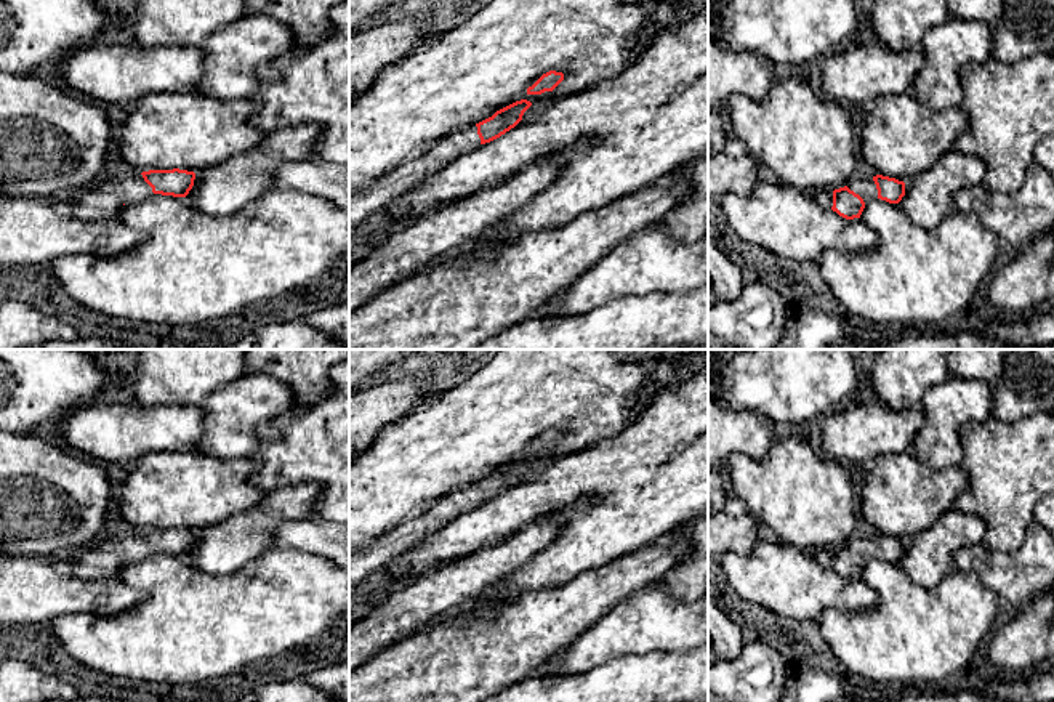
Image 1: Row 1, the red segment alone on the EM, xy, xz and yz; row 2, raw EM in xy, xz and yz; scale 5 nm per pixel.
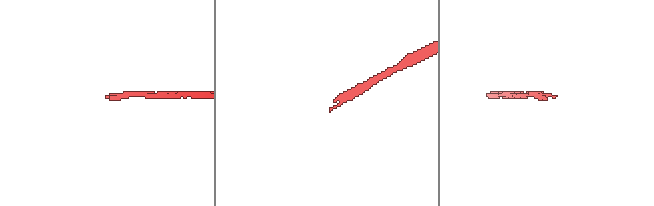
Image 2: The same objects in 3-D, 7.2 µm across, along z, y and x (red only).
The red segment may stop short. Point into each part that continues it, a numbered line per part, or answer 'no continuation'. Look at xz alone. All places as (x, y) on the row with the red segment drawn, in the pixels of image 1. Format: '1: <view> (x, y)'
1: xz (407, 177)

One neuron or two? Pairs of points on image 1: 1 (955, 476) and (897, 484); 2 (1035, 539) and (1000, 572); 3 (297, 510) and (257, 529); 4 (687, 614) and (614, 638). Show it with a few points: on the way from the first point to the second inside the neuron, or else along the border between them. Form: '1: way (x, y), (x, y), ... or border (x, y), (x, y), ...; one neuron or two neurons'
1: way (941, 484), (912, 484); one neuron
2: way (1032, 548), (1009, 571); one neuron
3: way (287, 510), (276, 510), (266, 520); one neuron
4: way (670, 622), (643, 622), (631, 627); one neuron

